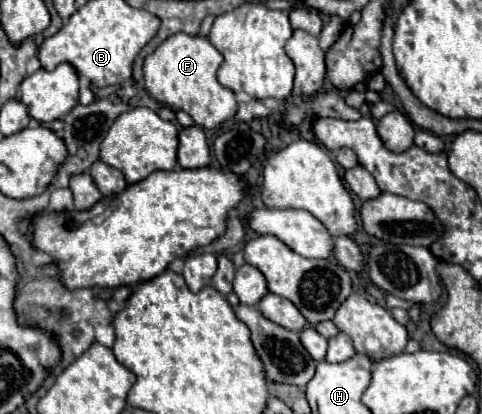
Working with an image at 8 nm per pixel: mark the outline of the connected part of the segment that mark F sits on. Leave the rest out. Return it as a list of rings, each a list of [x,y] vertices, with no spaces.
[[[176,32],[146,56],[142,66],[144,84],[152,98],[156,98],[164,106],[170,106],[172,110],[188,112],[194,118],[196,126],[218,128],[222,122],[230,120],[236,114],[234,92],[224,88],[216,80],[216,70],[220,68],[220,64],[222,54],[210,44],[208,38]]]

